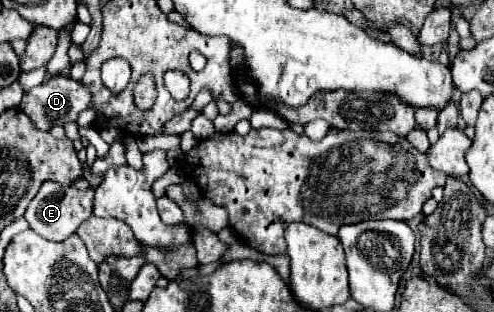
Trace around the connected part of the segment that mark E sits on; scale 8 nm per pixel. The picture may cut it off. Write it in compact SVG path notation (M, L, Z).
M47 181L43 183L43 187L39 189L39 193L35 195L35 199L29 203L27 211L25 211L25 219L29 223L29 227L41 235L43 239L51 239L51 241L63 241L69 235L75 233L75 229L91 217L91 209L93 209L93 189L73 189L73 187L63 187L59 183Z

